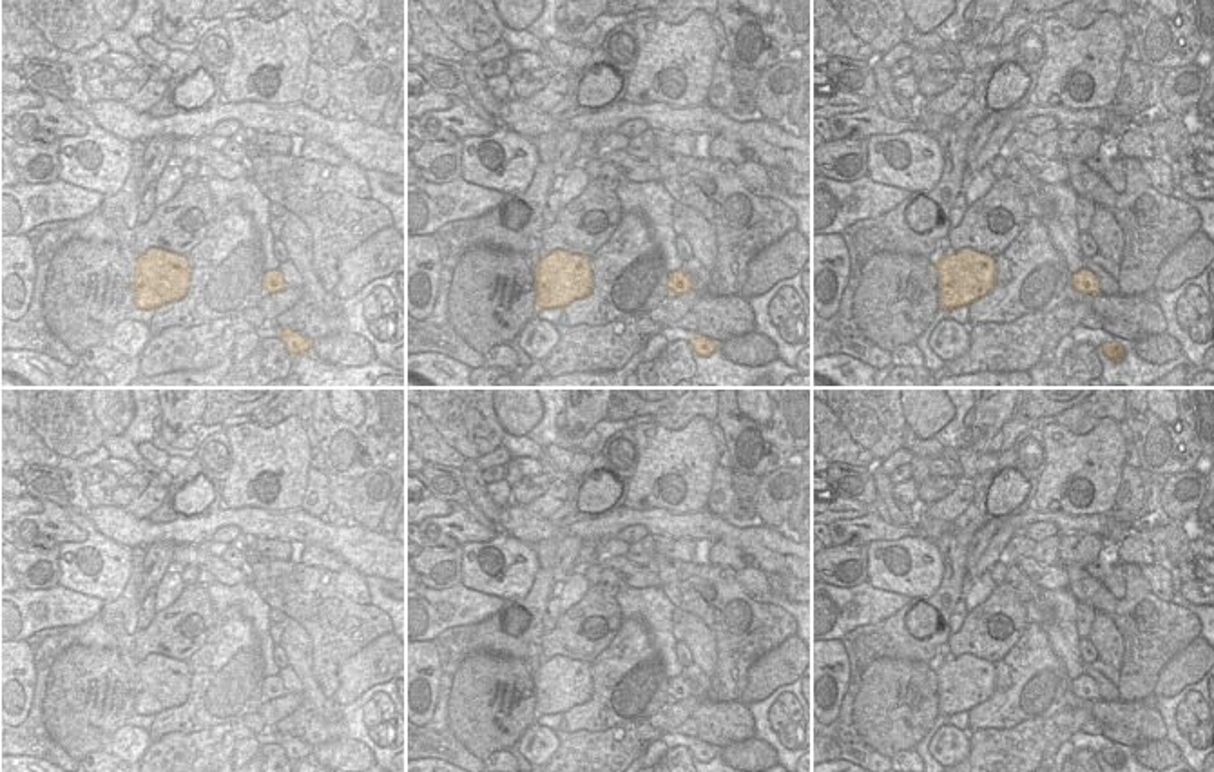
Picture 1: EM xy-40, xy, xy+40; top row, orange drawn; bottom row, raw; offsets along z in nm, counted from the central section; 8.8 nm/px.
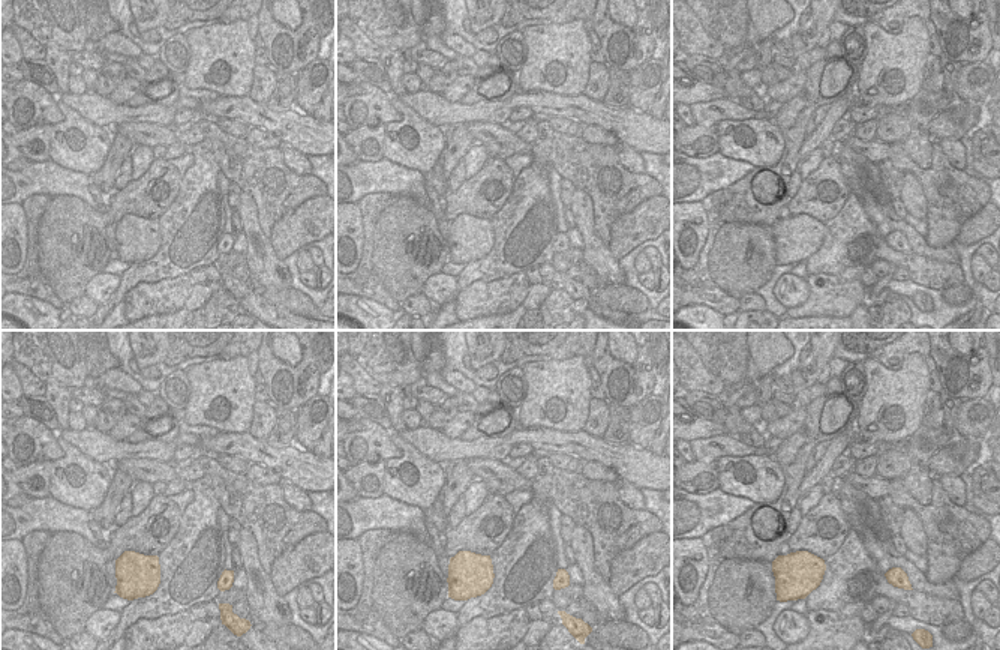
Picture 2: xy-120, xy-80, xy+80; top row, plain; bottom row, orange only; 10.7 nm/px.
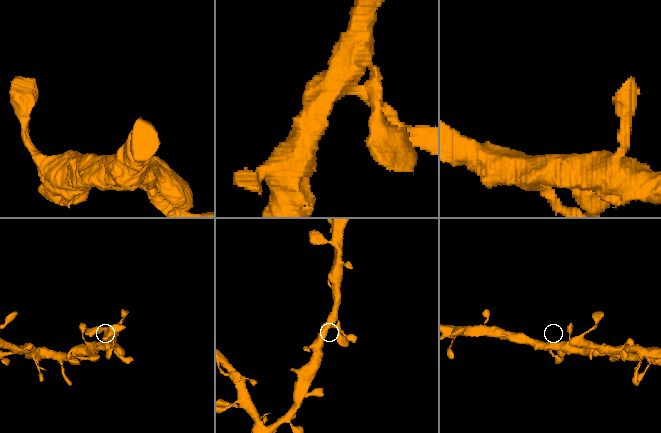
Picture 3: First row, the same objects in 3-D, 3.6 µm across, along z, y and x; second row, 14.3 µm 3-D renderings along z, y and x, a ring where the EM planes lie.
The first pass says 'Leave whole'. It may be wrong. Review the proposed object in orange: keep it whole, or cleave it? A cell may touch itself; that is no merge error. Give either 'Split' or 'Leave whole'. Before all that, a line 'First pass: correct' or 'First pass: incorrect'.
First pass: correct
Leave whole

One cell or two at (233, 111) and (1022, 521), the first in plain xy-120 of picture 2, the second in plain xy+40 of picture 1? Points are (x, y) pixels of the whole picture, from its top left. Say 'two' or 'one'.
one

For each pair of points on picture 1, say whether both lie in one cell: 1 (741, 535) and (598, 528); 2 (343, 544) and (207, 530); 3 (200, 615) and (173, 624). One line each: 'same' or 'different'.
1: same
2: same
3: same

